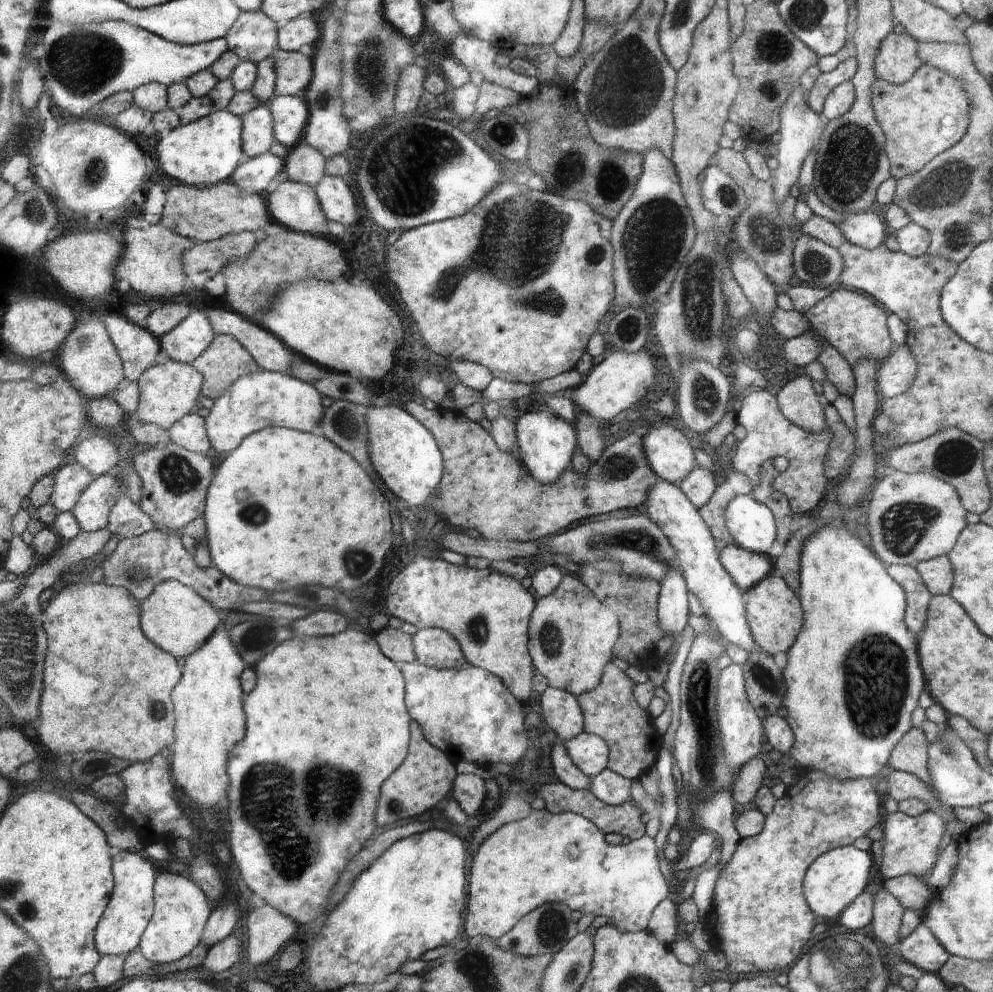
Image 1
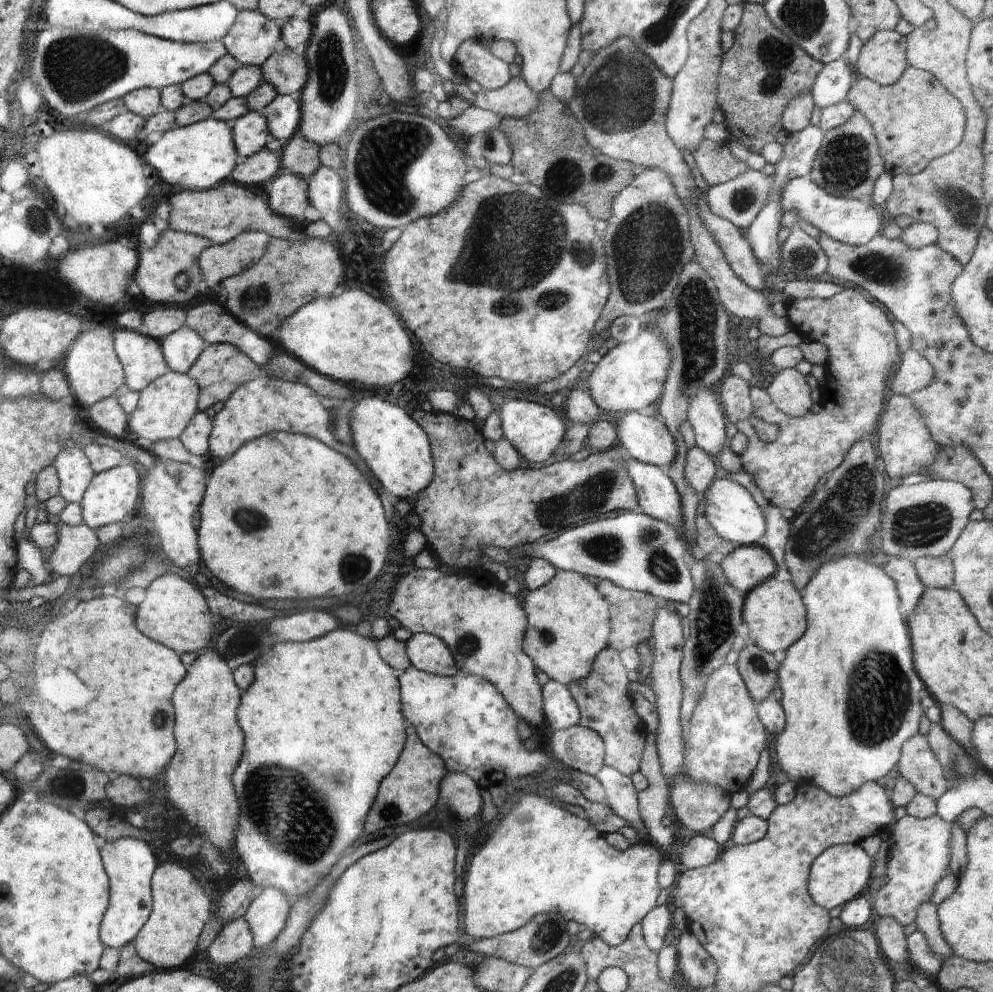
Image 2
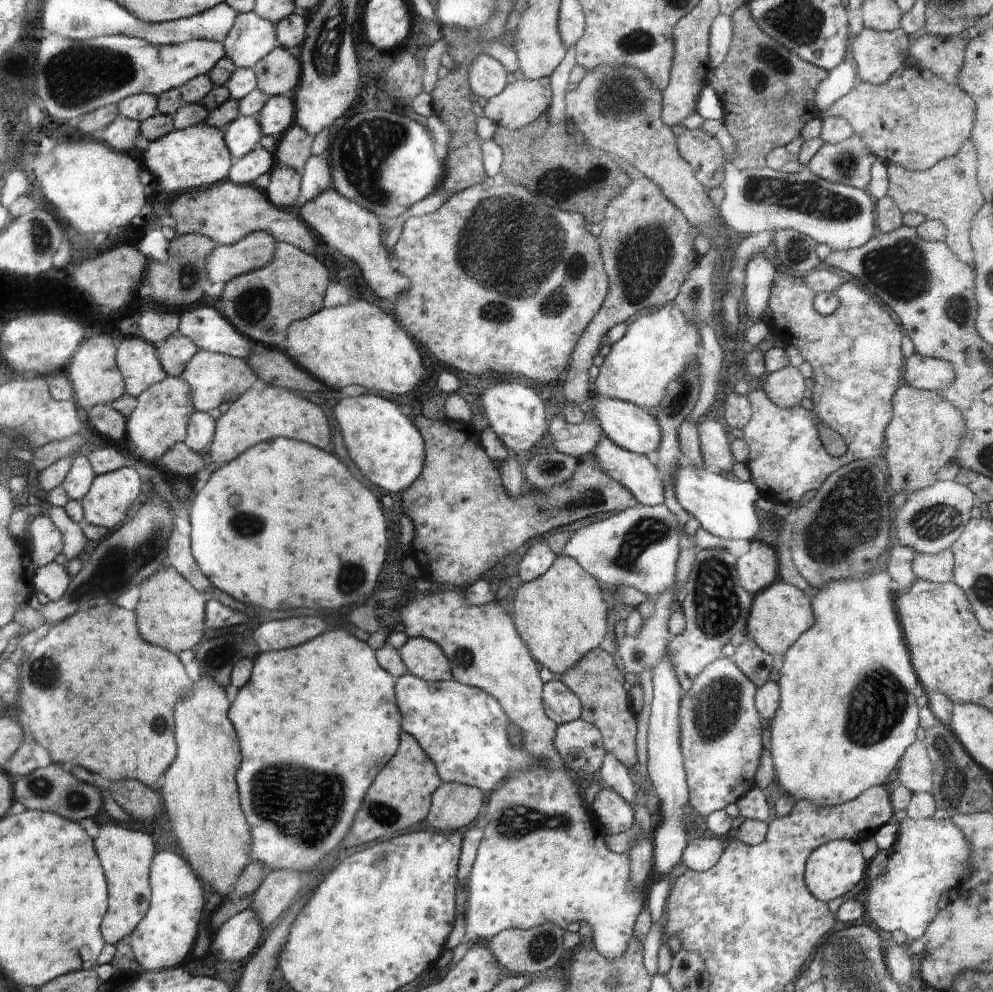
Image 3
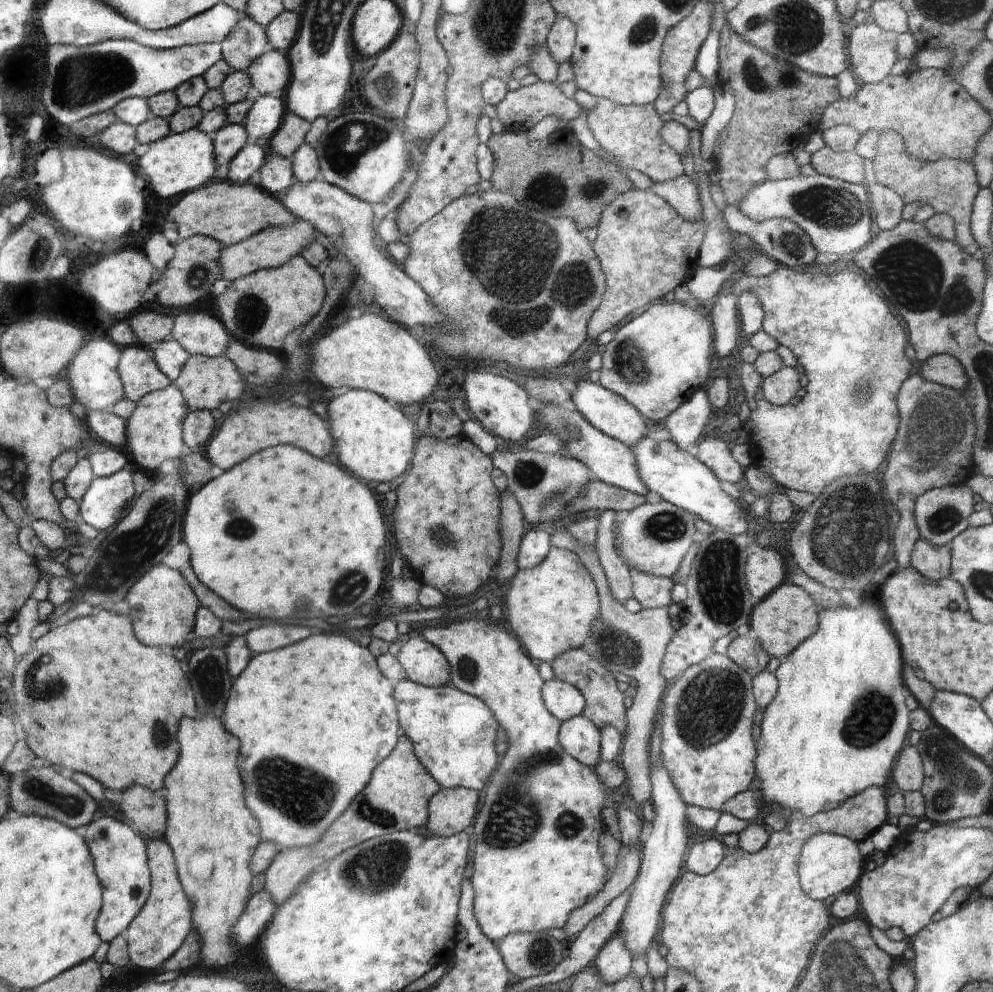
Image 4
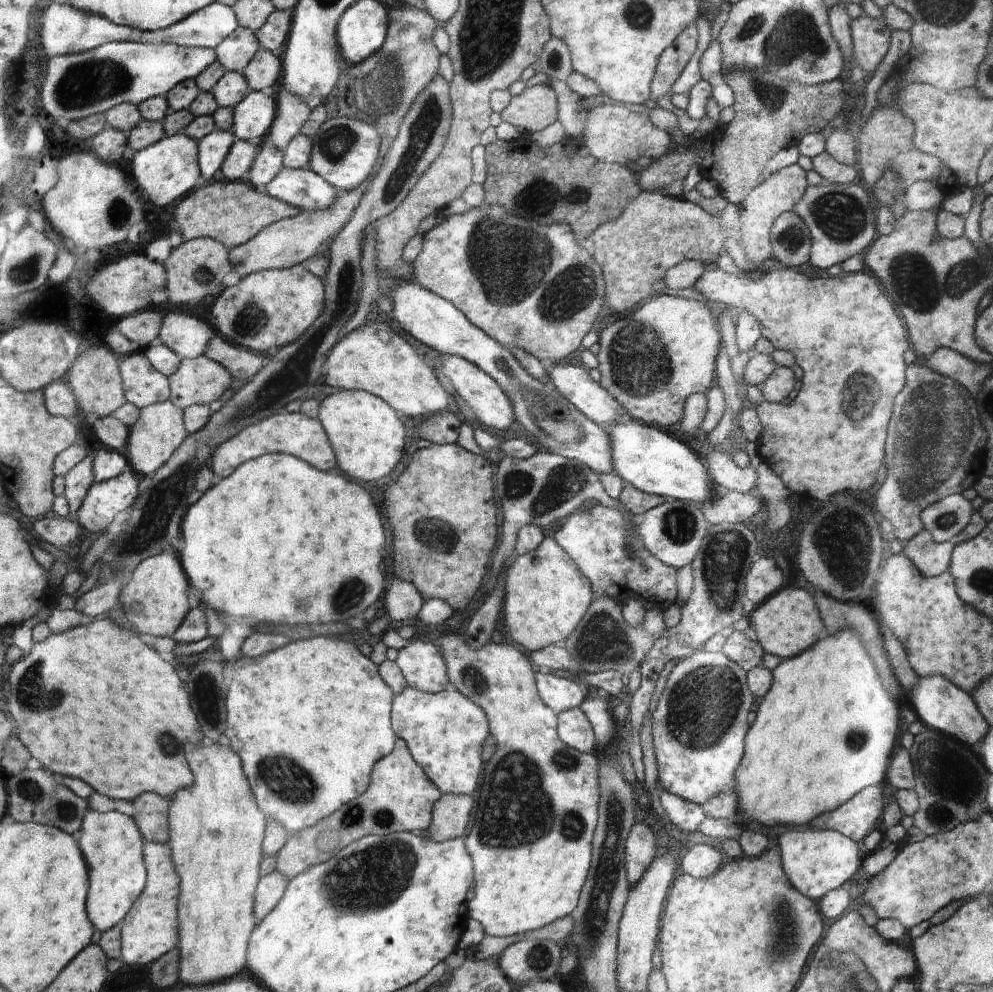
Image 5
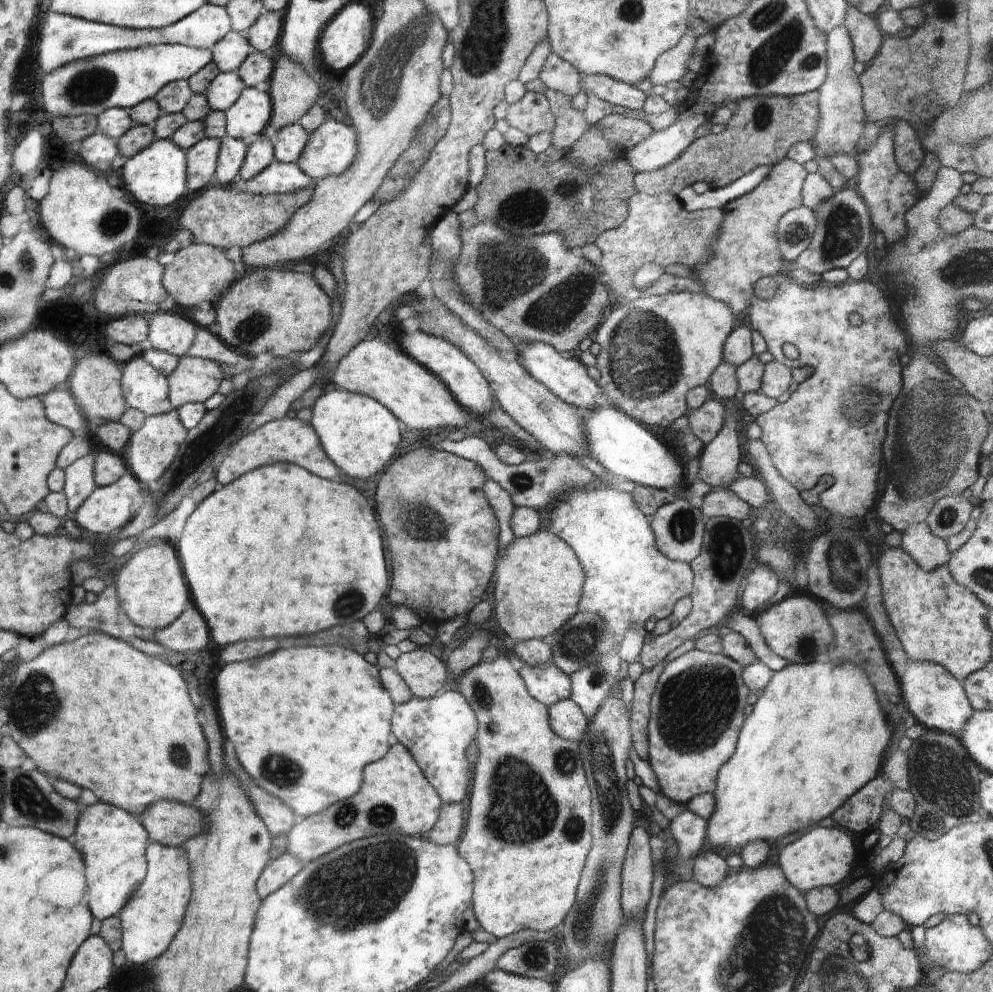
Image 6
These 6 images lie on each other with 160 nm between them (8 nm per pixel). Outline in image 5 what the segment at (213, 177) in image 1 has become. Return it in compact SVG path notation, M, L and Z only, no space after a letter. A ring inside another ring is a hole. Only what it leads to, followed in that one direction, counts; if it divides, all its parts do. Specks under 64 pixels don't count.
M183 133L162 137L138 151L128 167L135 187L156 206L168 206L176 198L182 198L206 184L199 171L198 143Z

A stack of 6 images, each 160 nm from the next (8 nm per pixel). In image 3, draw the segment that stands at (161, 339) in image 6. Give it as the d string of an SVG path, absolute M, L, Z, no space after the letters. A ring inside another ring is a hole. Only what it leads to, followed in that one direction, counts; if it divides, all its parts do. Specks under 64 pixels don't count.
M214 307L191 308L180 316L178 334L191 339L198 350L248 359L253 342Z

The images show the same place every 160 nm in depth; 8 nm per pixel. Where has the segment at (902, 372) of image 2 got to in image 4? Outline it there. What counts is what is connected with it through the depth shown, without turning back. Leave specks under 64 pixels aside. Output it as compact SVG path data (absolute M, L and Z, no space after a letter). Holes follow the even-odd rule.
M940 353L924 362L920 374L929 381L964 390L969 383L962 363L952 355Z

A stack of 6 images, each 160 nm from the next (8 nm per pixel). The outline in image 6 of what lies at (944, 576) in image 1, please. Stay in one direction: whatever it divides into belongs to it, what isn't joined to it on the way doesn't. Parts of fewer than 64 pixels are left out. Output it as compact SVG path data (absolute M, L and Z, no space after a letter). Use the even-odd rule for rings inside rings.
M925 521L912 523L901 532L902 548L908 550L918 566L925 571L931 571L946 565L951 555L947 541L935 537Z

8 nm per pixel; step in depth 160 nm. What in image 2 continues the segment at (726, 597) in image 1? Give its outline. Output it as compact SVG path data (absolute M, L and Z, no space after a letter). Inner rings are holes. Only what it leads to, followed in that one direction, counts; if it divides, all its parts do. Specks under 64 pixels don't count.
M632 457L626 458L625 467L638 492L643 513L670 523L679 532L679 537L690 554L688 560L691 563L694 556L691 547L685 542L682 498L671 475L665 468L640 462Z

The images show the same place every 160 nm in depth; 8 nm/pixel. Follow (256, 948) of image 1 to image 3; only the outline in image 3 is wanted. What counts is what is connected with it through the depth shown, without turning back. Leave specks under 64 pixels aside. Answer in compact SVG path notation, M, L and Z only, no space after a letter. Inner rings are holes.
M272 869L253 892L251 905L263 926L269 926L290 906L294 896L302 891L300 874L294 869Z

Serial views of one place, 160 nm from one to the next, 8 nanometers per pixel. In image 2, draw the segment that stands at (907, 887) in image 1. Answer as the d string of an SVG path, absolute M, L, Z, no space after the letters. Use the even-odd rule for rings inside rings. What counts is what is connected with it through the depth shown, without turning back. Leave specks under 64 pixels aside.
M927 902L919 906L915 926L924 934L926 942L934 954L941 957L953 955L951 946L943 937L936 905Z

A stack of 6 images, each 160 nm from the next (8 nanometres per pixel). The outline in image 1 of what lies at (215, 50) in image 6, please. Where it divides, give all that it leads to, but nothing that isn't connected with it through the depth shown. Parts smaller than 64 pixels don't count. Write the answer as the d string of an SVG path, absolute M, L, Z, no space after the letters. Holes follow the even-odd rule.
M262 9L257 11L240 11L240 16L232 24L224 38L230 51L235 52L242 61L252 61L258 64L268 59L275 49L278 48L278 27L269 15L264 14Z

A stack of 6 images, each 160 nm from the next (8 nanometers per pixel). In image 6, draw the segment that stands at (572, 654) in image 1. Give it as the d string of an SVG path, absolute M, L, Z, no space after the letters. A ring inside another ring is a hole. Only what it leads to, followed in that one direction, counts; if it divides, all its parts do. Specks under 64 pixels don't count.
M538 529L530 536L514 537L496 565L496 622L516 642L544 640L579 612L584 574L575 550L552 531Z

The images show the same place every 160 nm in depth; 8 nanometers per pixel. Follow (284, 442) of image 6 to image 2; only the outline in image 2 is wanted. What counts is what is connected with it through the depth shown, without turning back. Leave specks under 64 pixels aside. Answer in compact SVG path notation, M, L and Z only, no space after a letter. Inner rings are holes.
M265 371L259 378L243 385L227 399L224 408L214 416L212 433L209 437L209 451L218 458L232 457L252 438L262 437L268 433L288 432L306 434L320 438L320 442L348 454L360 470L366 472L364 462L358 458L352 446L340 444L328 428L328 412L320 404L320 397L309 386L289 382L274 377Z

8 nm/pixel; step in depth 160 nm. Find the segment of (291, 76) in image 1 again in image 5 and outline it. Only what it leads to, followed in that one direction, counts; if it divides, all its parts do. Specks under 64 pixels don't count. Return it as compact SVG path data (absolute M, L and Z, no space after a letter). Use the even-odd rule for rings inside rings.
M260 48L254 60L242 73L250 90L262 91L262 88L270 88L276 84L282 70L283 66L280 66L278 57L273 52Z

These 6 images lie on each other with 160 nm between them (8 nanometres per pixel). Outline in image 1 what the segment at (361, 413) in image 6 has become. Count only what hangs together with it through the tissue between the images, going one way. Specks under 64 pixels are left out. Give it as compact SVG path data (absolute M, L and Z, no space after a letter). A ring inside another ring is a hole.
M395 405L368 407L366 417L370 427L372 464L386 488L408 504L424 504L442 478L442 455L435 438L406 409Z

